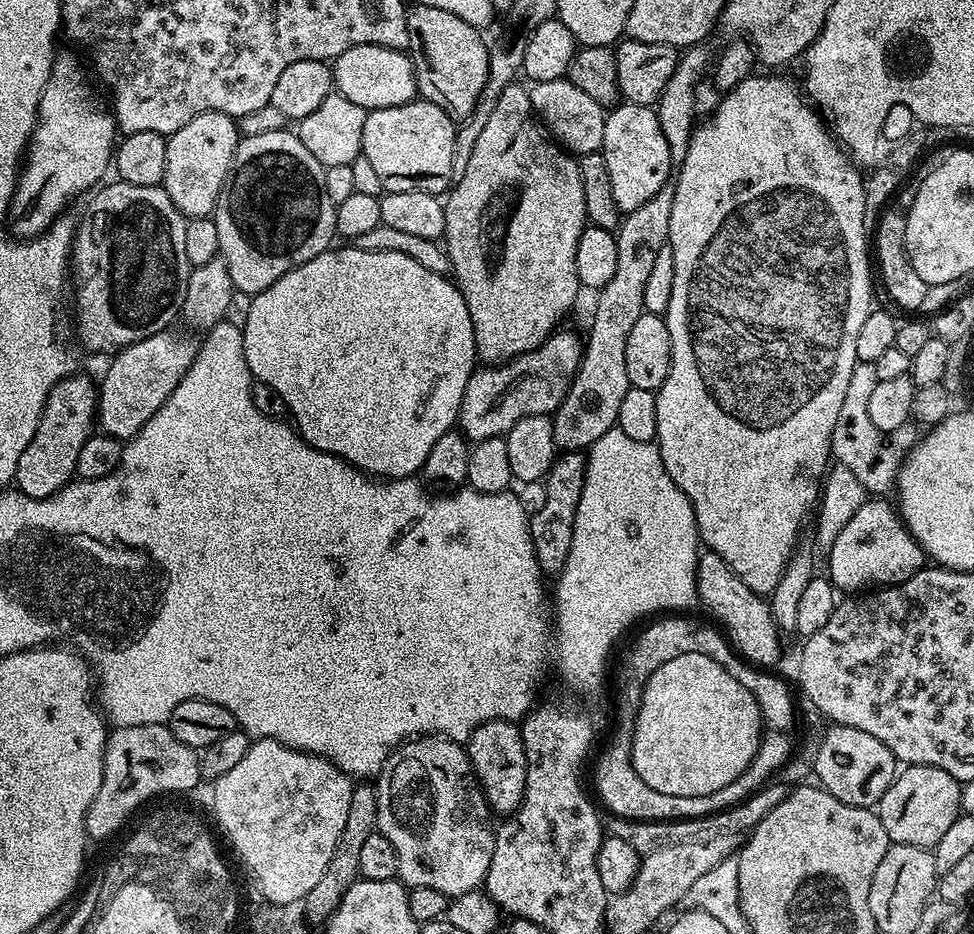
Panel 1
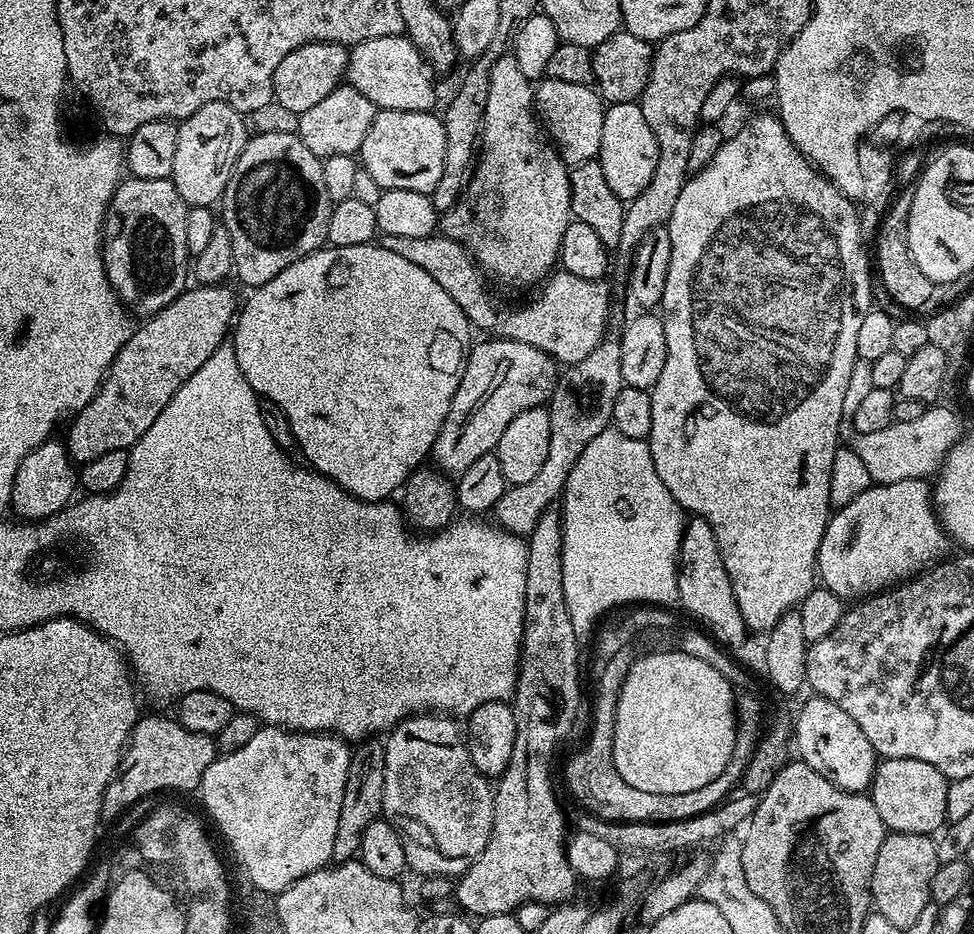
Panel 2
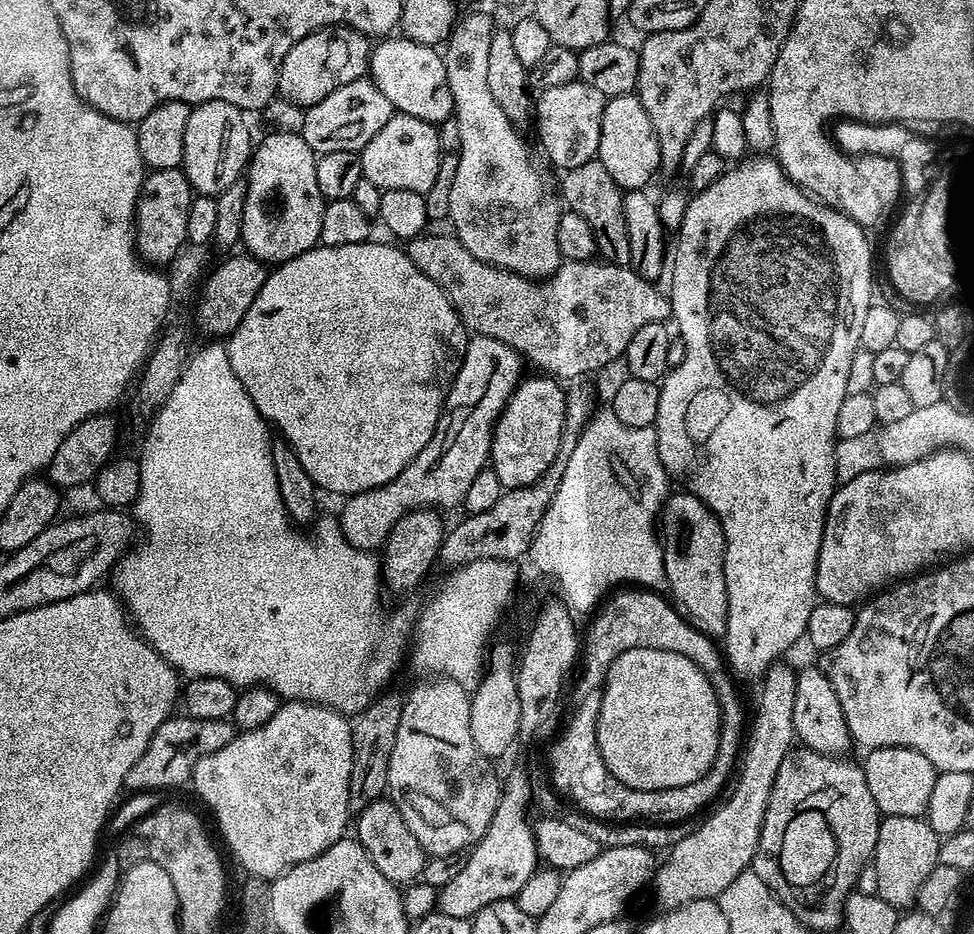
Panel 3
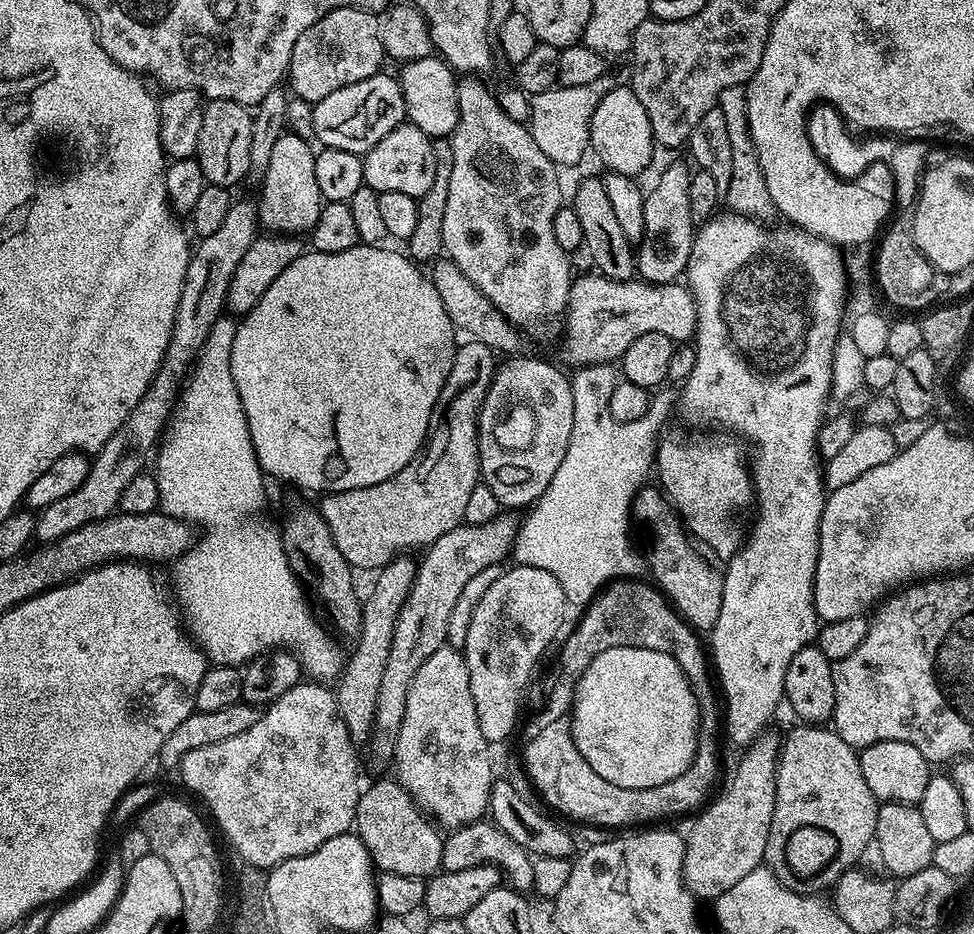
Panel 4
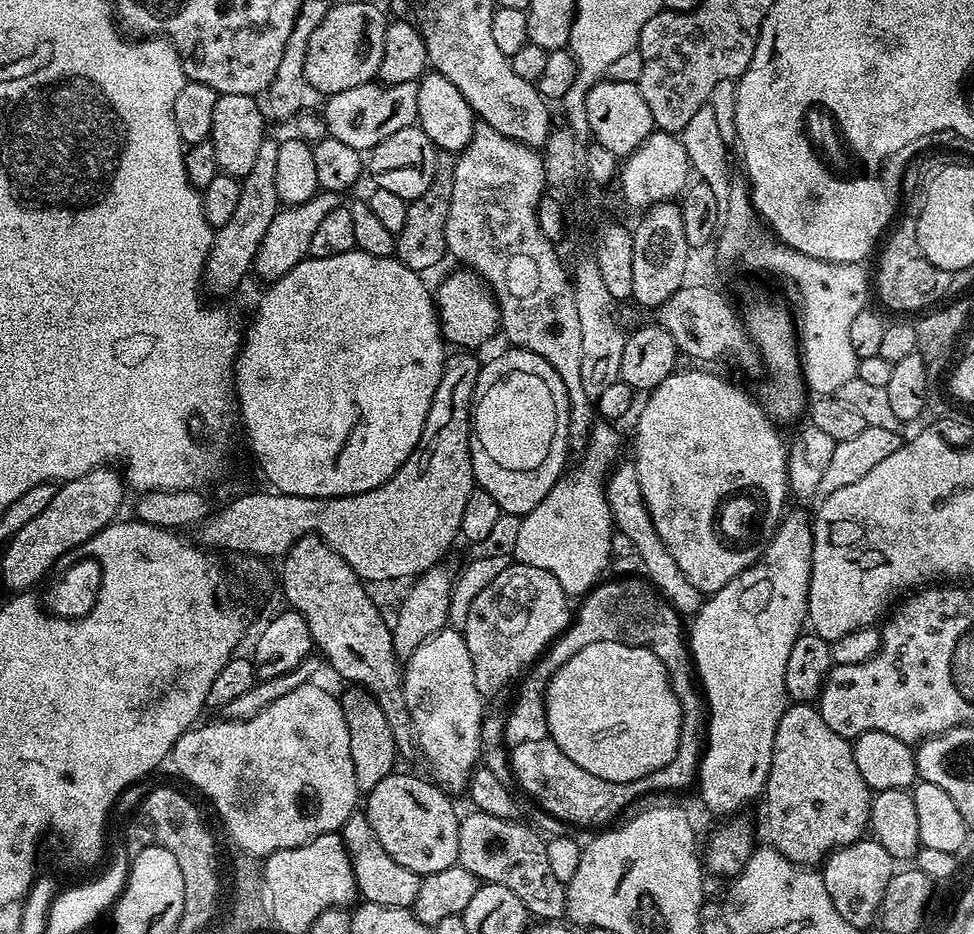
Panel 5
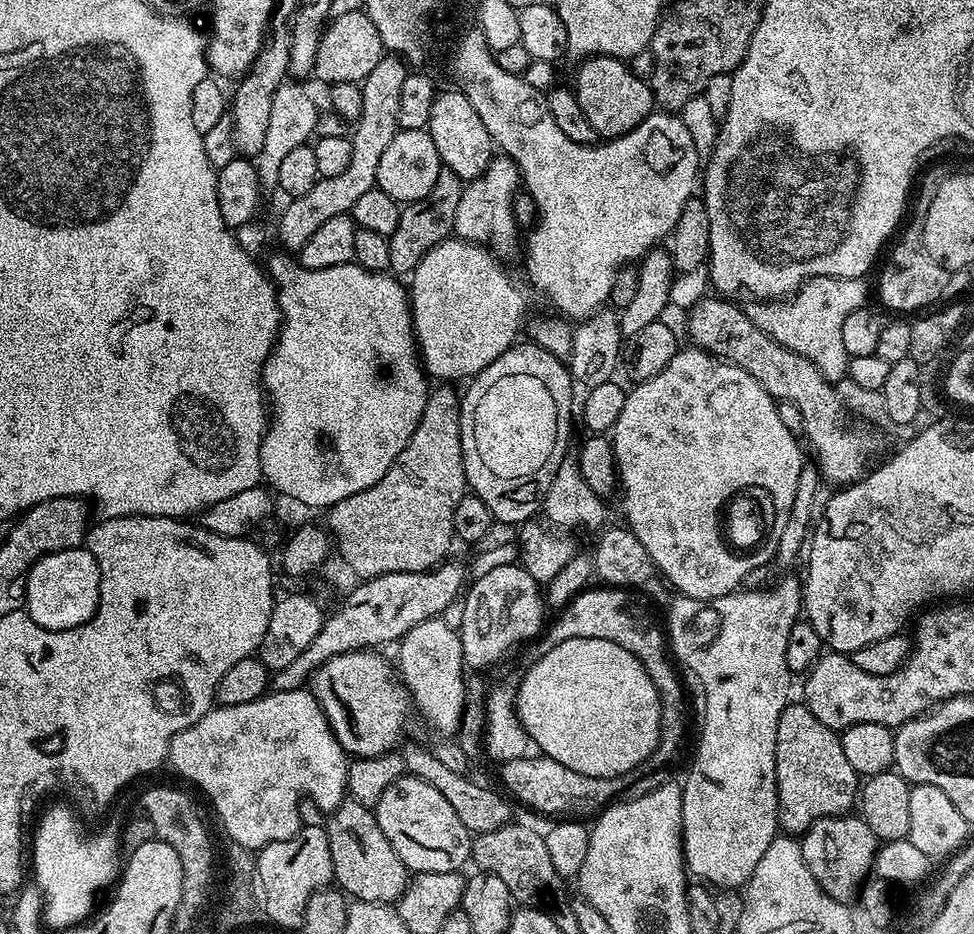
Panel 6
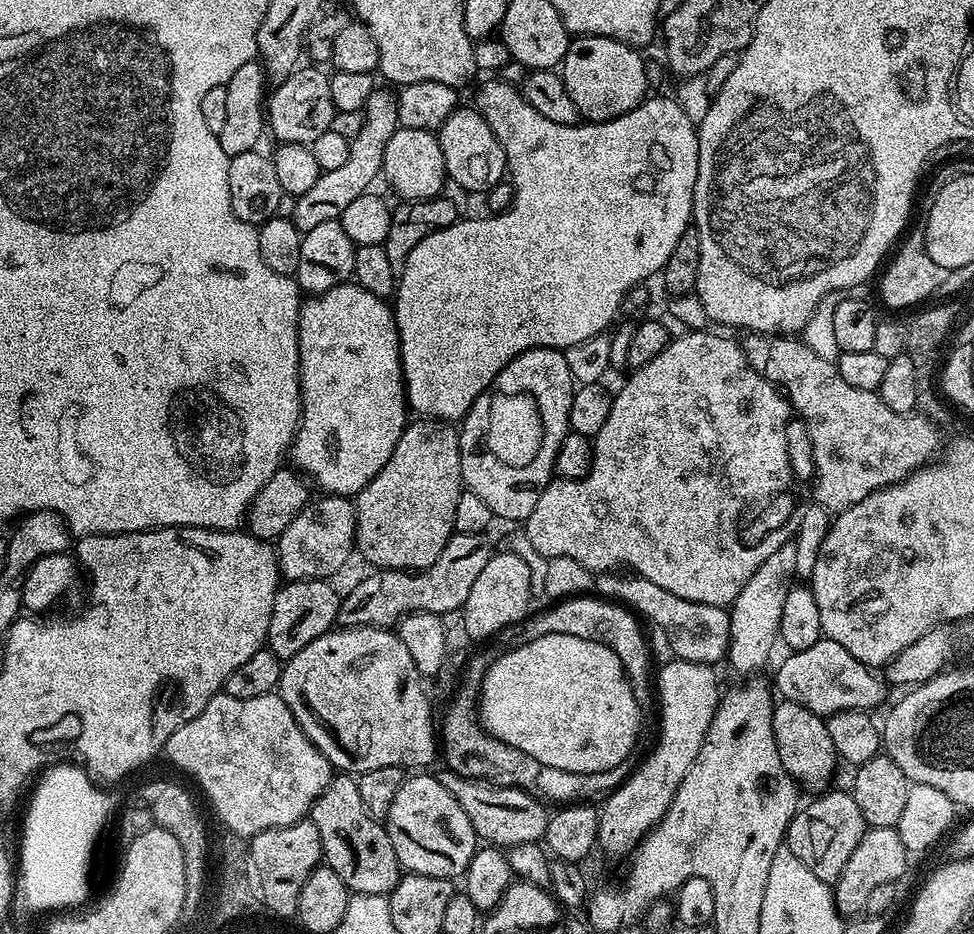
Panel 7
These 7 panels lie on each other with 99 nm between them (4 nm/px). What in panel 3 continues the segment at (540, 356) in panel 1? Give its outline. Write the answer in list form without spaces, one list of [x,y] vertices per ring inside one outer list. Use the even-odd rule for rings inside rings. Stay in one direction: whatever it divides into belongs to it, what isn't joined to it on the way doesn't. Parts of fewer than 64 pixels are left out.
[[[473,335],[469,339],[458,374],[446,390],[444,409],[440,412],[438,426],[430,442],[426,442],[422,454],[418,454],[418,458],[414,458],[414,462],[410,462],[410,466],[406,466],[406,470],[402,470],[402,474],[398,474],[398,478],[391,480],[387,486],[378,486],[374,490],[359,492],[357,496],[349,496],[343,501],[344,509],[338,513],[338,519],[344,539],[350,542],[350,546],[360,548],[363,552],[383,549],[394,526],[408,512],[445,510],[444,508],[459,509],[463,505],[466,490],[473,484],[474,477],[489,463],[492,455],[492,432],[496,428],[496,419],[500,417],[501,410],[521,382],[520,364],[522,365],[520,353],[494,338]]]

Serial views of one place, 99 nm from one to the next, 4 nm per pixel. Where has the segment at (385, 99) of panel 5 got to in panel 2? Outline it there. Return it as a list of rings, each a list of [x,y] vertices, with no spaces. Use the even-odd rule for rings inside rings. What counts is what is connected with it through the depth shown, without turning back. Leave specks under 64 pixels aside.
[[[345,82],[330,94],[326,94],[322,102],[310,106],[310,110],[299,113],[297,133],[306,150],[310,150],[315,156],[321,158],[338,154],[351,156],[359,153],[366,138],[366,130],[370,130],[377,111],[376,104],[370,102],[366,94],[362,94],[357,88]]]

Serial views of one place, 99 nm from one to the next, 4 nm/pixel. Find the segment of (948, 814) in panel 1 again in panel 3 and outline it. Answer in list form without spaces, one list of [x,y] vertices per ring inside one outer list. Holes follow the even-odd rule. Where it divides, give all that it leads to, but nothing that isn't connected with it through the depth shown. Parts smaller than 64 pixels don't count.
[[[873,748],[862,760],[864,781],[884,816],[924,816],[938,775],[930,758],[909,748]]]

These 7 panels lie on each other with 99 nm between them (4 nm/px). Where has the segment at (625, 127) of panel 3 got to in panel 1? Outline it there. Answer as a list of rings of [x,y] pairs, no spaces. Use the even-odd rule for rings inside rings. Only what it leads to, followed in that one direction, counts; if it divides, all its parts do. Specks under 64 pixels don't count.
[[[617,103],[605,115],[602,151],[606,158],[606,170],[610,170],[614,202],[624,214],[638,210],[638,206],[650,202],[650,198],[654,198],[658,190],[665,188],[674,172],[669,147],[662,135],[662,126],[658,126],[656,109],[652,106]]]

